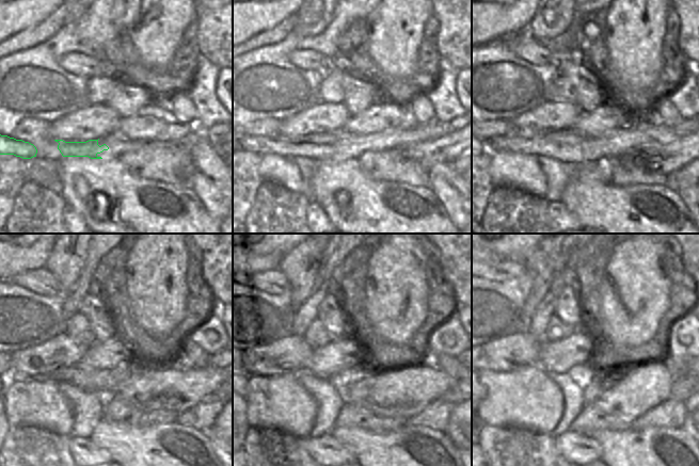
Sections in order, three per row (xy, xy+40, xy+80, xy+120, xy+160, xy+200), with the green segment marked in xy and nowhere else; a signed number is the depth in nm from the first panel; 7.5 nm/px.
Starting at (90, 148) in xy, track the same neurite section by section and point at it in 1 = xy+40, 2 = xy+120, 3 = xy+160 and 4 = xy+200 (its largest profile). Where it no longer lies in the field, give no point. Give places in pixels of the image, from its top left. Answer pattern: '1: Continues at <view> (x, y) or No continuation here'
1: Continues at xy+40 (319, 146)
2: Continues at xy+120 (86, 379)
3: Continues at xy+160 (412, 367)
4: Continues at xy+200 (647, 368).

